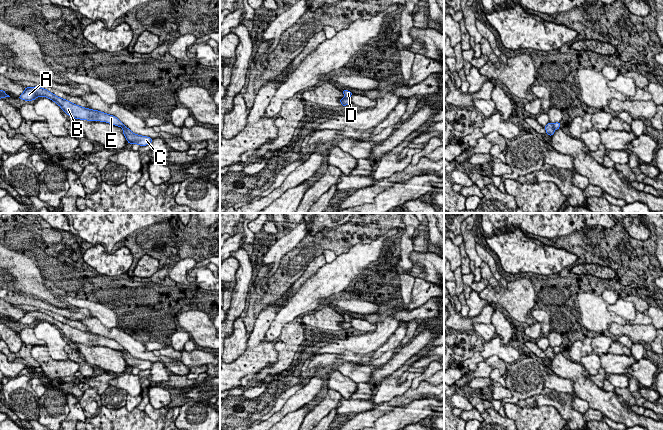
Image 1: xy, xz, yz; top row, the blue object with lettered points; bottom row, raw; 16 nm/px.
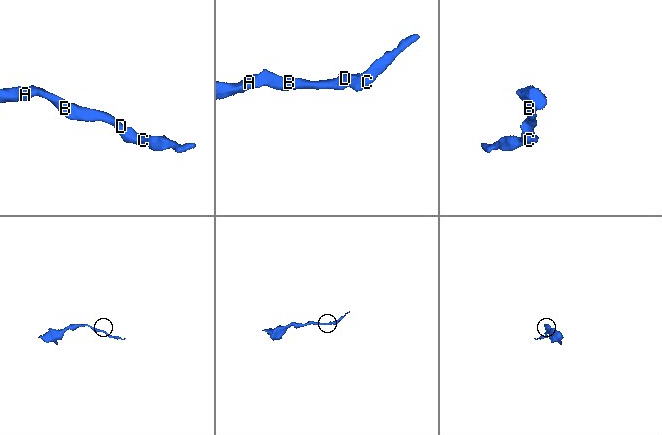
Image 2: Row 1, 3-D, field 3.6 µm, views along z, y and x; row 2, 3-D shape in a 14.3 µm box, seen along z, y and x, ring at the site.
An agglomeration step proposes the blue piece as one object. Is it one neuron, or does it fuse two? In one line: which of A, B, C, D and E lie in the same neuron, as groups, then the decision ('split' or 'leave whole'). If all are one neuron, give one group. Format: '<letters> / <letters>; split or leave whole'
A B C D E; leave whole

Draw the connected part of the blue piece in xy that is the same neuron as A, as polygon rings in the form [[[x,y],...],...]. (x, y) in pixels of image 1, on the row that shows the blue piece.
[[[38,86],[29,88],[25,87],[24,92],[18,98],[23,99],[25,101],[32,101],[35,100],[37,97],[47,97],[50,100],[54,101],[67,115],[69,115],[73,119],[76,118],[88,121],[101,121],[121,127],[123,129],[123,134],[125,135],[126,140],[129,144],[138,144],[140,146],[146,146],[150,145],[153,140],[152,138],[147,136],[134,134],[117,117],[113,115],[73,104],[68,100],[54,95],[47,89],[43,89]]]

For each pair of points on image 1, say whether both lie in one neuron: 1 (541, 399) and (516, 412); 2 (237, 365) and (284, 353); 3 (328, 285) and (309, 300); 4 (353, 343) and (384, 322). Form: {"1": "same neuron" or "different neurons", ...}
{"1": "different neurons", "2": "different neurons", "3": "same neuron", "4": "same neuron"}

